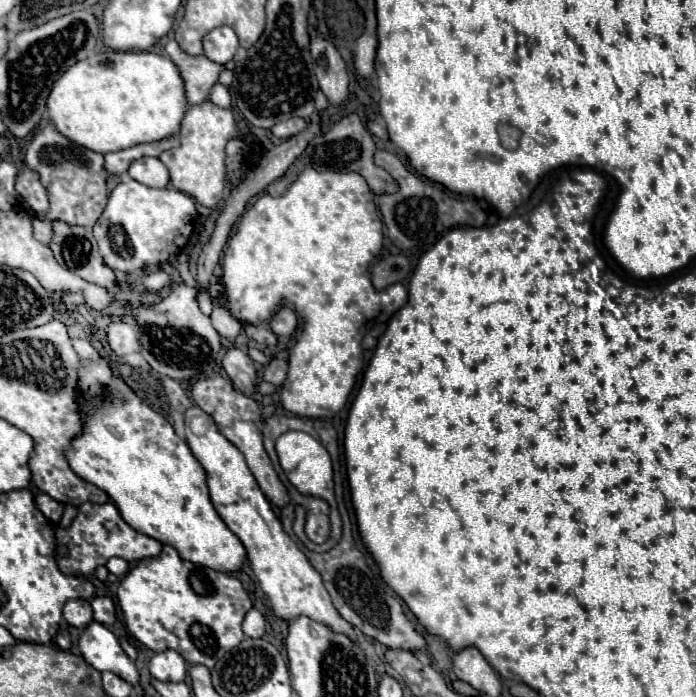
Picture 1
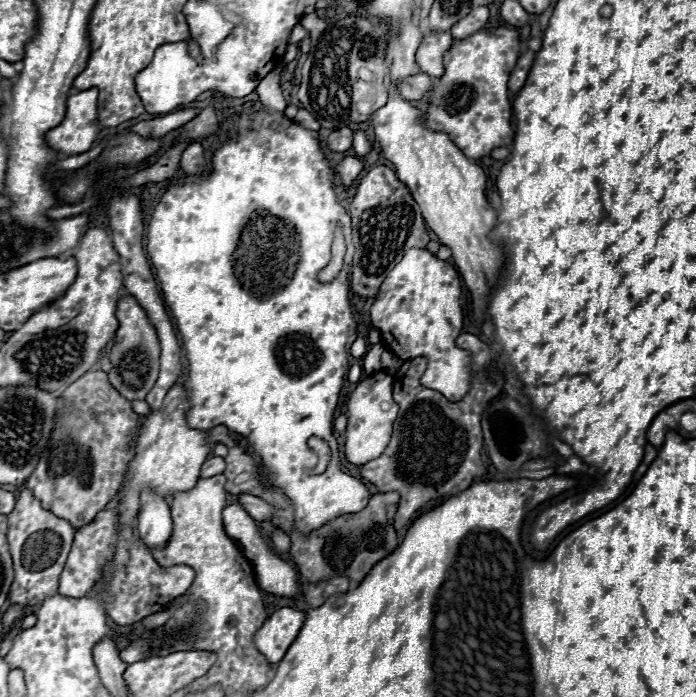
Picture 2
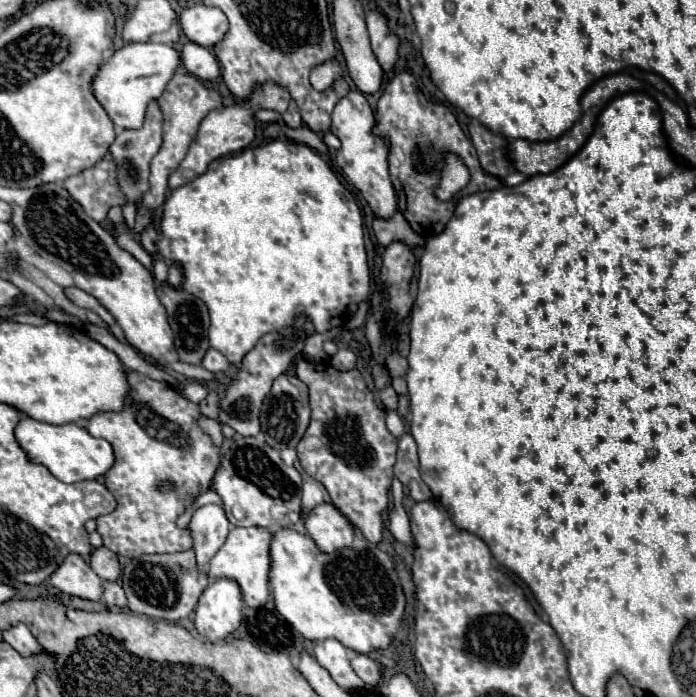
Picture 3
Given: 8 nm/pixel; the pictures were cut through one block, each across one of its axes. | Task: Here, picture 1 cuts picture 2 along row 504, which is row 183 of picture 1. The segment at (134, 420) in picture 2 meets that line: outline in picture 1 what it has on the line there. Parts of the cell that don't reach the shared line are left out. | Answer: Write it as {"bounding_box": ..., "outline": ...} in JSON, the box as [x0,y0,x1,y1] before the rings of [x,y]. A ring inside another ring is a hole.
{"bounding_box":[24,126,108,246],"outline":[[[46,126],[40,132],[34,134],[32,142],[28,144],[24,164],[40,174],[42,184],[46,186],[50,194],[50,208],[46,210],[44,218],[34,218],[34,238],[48,246],[52,238],[52,220],[62,220],[66,224],[78,224],[78,226],[94,226],[100,218],[106,198],[108,198],[108,172],[104,170],[104,156],[98,152],[92,152],[72,140],[68,140],[64,134],[60,134],[54,126]]]}

